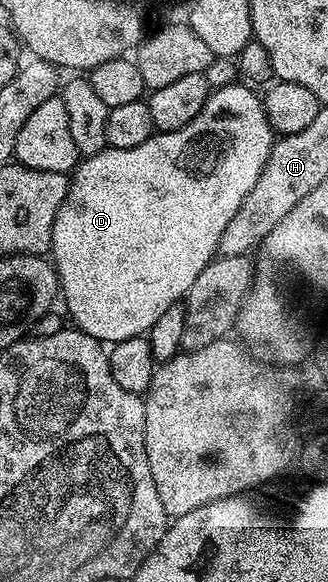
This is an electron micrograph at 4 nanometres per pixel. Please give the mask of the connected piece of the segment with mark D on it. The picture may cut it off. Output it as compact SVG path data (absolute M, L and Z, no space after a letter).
M242 82L213 89L209 98L204 102L200 114L196 114L196 118L192 118L188 126L175 132L158 132L151 136L148 142L140 146L132 146L132 150L120 150L107 146L100 154L85 157L74 169L70 176L70 189L66 191L66 197L60 210L56 210L56 222L52 222L50 252L52 263L58 270L61 299L63 301L66 299L66 308L70 311L71 318L75 320L71 321L76 325L78 331L86 332L92 338L110 346L119 344L121 340L128 338L146 336L152 322L156 322L156 318L160 318L164 310L168 310L173 304L179 303L188 295L192 282L195 282L200 272L218 256L220 238L224 230L228 230L228 222L236 218L236 210L240 210L252 186L256 186L256 178L260 178L276 139L276 133L270 127L270 118L266 114L263 97L259 93L257 96L254 92L257 91L253 87Z

